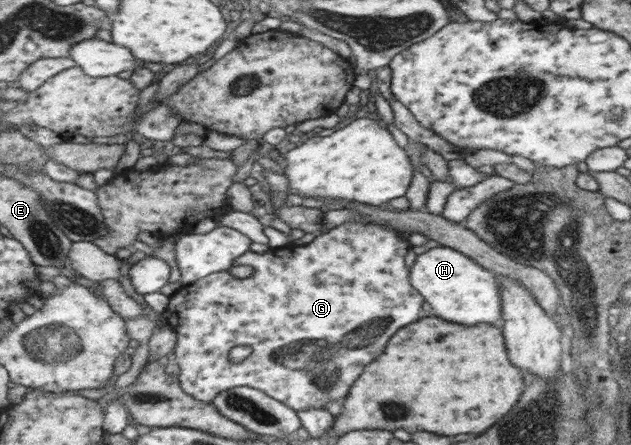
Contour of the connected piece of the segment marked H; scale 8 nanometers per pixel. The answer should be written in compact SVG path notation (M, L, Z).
M431 247L415 256L411 271L412 287L424 295L425 302L435 310L435 316L457 324L489 323L497 327L504 320L499 312L499 284L496 274L452 247Z

